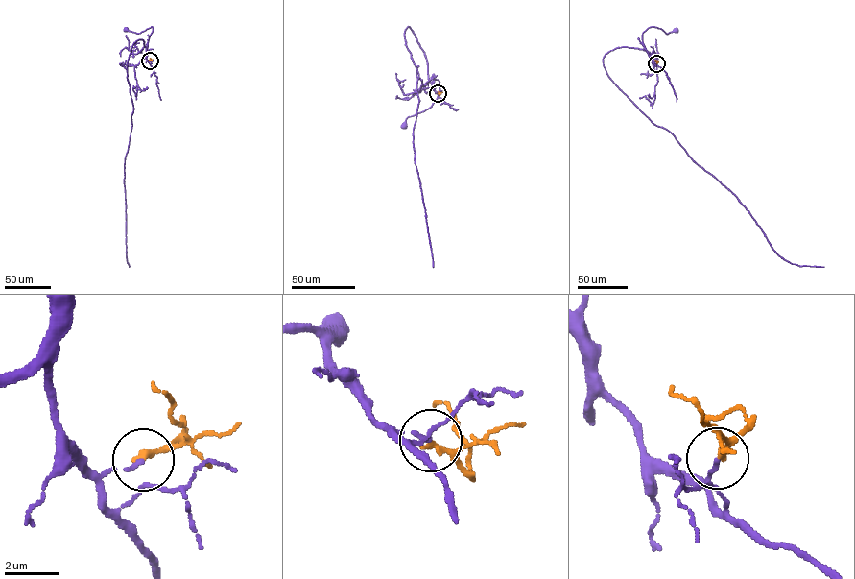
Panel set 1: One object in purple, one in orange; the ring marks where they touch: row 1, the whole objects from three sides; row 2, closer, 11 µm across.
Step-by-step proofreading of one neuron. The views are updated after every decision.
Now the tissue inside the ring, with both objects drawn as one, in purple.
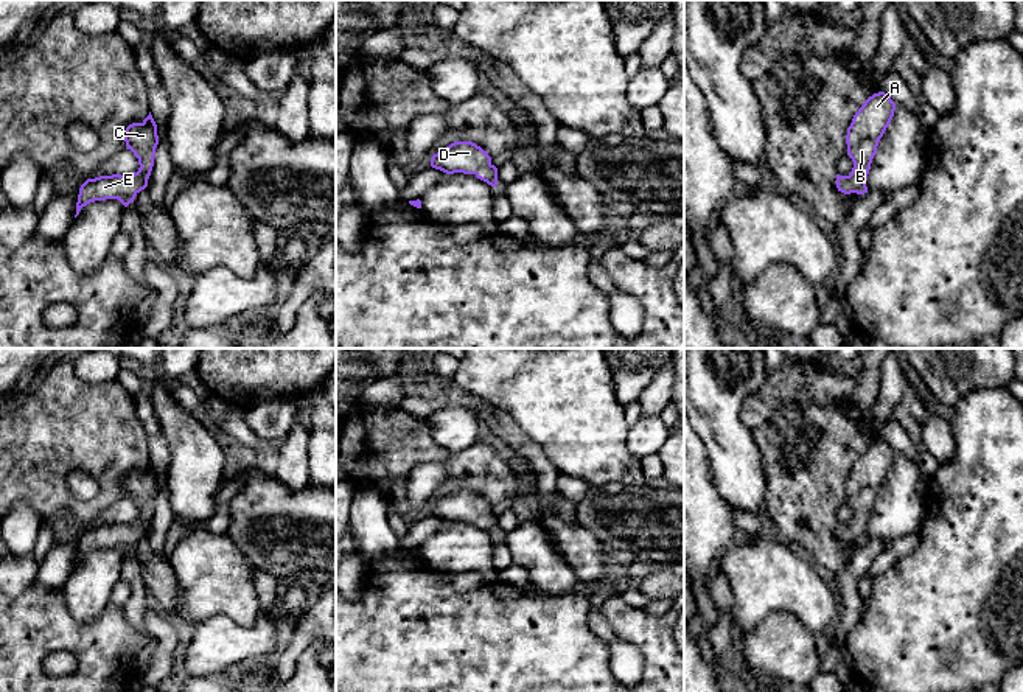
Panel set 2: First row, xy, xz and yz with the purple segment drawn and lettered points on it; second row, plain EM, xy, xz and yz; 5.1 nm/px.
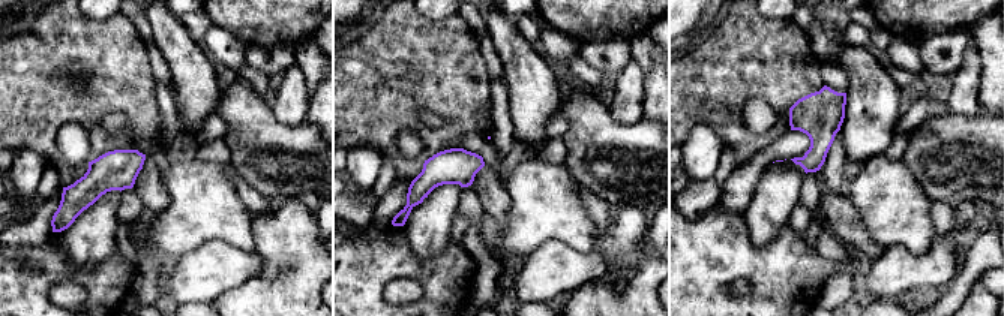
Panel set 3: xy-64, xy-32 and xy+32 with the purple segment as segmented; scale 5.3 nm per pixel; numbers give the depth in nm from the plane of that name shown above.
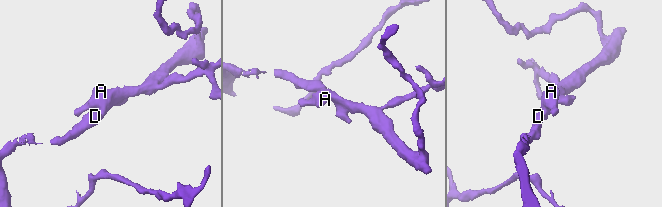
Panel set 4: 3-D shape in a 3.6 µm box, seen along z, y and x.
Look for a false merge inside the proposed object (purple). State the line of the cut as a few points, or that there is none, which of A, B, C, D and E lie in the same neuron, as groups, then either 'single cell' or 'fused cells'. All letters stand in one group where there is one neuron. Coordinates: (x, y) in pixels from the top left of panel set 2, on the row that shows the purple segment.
no cut | A B C D E | single cell

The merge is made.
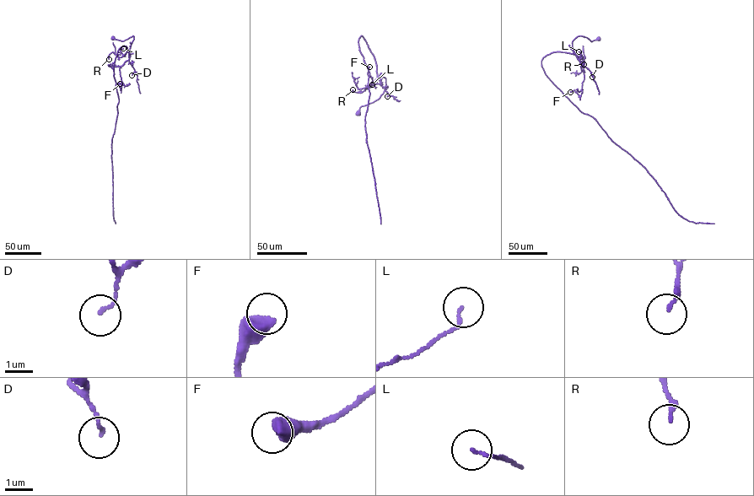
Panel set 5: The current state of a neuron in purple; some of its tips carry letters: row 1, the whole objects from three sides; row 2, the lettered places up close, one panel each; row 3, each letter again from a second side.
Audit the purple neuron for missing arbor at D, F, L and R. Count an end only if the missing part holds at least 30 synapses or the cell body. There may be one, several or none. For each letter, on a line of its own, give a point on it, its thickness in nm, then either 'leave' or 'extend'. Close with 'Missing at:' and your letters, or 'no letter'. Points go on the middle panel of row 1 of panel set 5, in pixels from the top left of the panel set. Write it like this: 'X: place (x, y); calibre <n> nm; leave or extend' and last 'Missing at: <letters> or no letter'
D: place (387, 96); calibre 100 nm; leave
F: place (369, 67); calibre 550 nm; leave
L: place (372, 84); calibre 90 nm; leave
R: place (352, 89); calibre 170 nm; leave
Missing at: no letter

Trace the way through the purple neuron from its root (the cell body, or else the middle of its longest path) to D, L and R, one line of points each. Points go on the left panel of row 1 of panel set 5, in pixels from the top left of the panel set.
D: (113, 37), (123, 40), (133, 36), (129, 51), (129, 62), (135, 71), (131, 75)
L: (113, 37), (123, 40), (133, 36), (129, 51), (123, 56), (120, 51), (123, 48)
R: (113, 37), (123, 40), (132, 35), (134, 39), (129, 51), (121, 56), (112, 52), (109, 59)

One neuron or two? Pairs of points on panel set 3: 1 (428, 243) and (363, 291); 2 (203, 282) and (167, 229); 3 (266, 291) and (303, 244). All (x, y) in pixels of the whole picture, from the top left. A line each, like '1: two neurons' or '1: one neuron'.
1: two neurons
2: two neurons
3: one neuron

